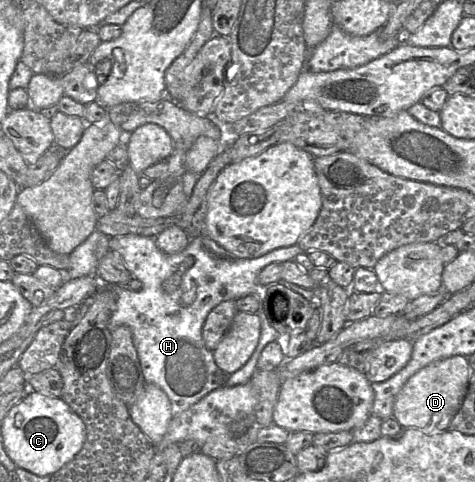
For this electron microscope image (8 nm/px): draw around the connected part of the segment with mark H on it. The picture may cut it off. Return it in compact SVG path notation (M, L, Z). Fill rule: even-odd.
M95 229L69 255L65 280L96 276L98 264L109 250L120 254L132 278L140 280L143 287L139 292L133 292L127 287L114 287L117 304L108 329L112 332L122 325L131 329L144 380L146 384L157 385L167 395L173 417L179 416L211 391L224 386L227 380L228 375L216 365L213 351L206 347L203 339L207 316L220 303L260 295L261 306L256 314L261 320L261 334L253 353L261 353L270 342L283 340L282 335L270 325L263 310L263 287L258 282L258 276L271 263L294 260L303 252L299 245L278 248L257 259L240 259L204 235L191 239L183 251L166 254L157 247L155 237L125 235L110 238ZM173 274L180 274L181 285L174 293L167 294L162 284ZM192 282L196 282L197 297L193 304L184 307L181 305L181 296L190 290Z

